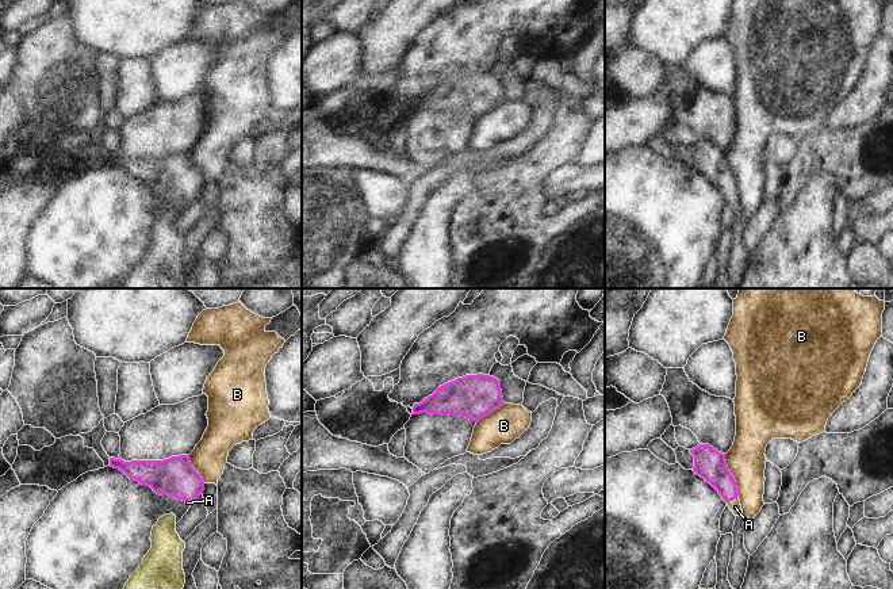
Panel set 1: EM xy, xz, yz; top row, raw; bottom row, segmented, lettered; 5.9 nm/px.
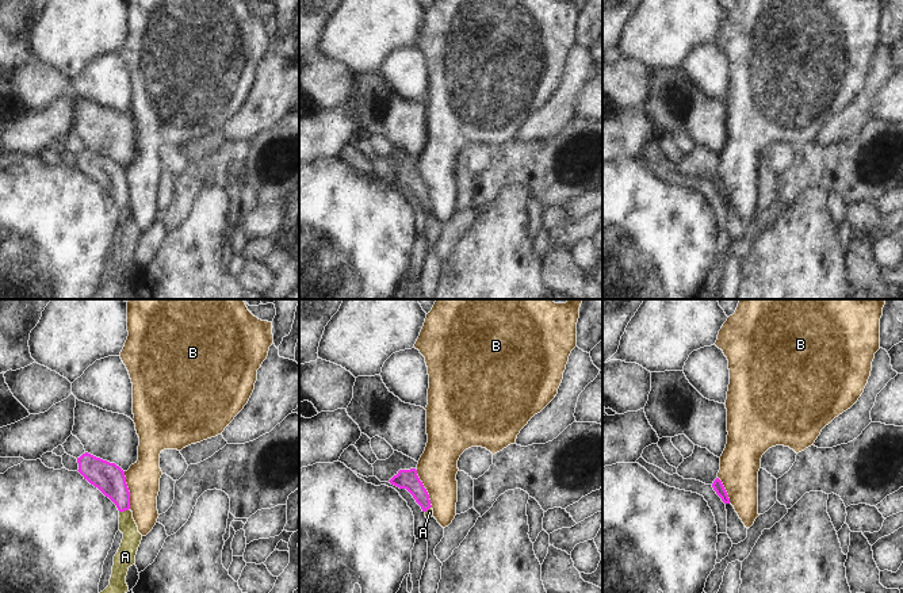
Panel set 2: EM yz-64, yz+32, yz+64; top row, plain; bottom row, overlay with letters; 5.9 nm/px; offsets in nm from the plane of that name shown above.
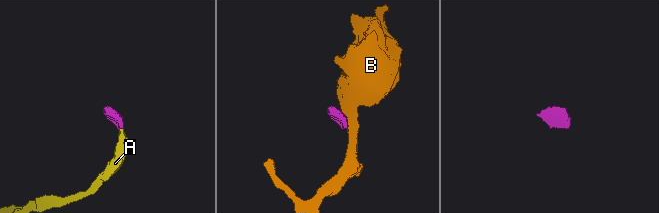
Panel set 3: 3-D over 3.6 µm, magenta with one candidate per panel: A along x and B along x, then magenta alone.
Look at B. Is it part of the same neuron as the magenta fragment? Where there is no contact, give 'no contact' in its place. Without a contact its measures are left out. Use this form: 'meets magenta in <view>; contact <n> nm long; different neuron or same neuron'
meets magenta in yz; contact 260 nm long; different neuron

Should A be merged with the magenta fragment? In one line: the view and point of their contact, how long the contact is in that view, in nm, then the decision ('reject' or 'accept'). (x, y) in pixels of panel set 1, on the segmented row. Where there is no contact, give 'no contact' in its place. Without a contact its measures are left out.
contact yz (731, 500); length 80 nm; accept

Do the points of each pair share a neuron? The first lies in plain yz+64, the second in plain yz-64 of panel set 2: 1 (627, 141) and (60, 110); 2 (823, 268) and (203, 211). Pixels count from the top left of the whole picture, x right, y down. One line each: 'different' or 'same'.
1: same
2: same

